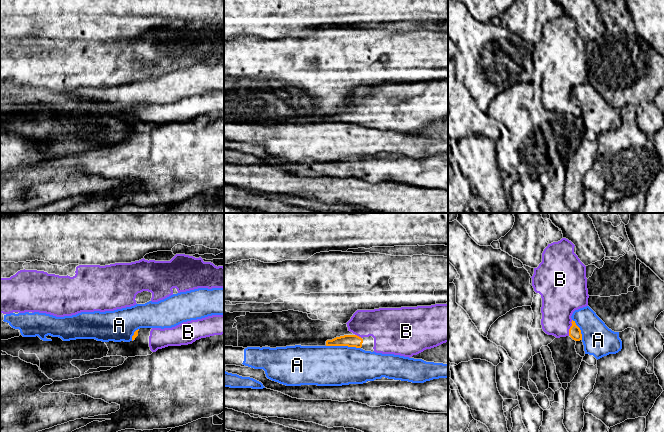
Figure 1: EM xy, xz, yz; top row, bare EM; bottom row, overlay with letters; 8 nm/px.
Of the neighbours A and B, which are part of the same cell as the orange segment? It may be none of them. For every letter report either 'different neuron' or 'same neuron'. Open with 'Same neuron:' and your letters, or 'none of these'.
Same neuron: B
A: different neuron
B: same neuron

